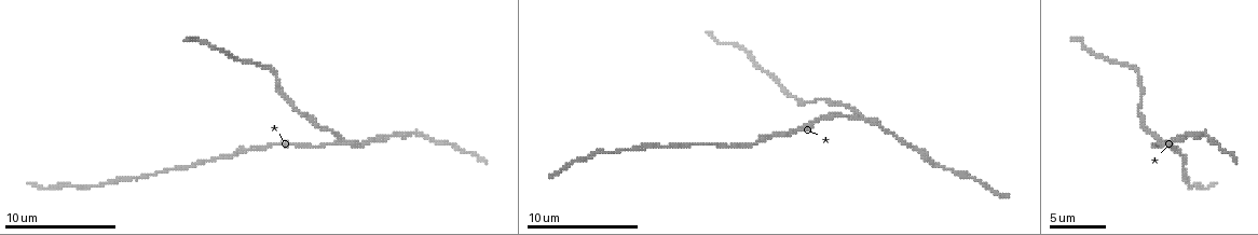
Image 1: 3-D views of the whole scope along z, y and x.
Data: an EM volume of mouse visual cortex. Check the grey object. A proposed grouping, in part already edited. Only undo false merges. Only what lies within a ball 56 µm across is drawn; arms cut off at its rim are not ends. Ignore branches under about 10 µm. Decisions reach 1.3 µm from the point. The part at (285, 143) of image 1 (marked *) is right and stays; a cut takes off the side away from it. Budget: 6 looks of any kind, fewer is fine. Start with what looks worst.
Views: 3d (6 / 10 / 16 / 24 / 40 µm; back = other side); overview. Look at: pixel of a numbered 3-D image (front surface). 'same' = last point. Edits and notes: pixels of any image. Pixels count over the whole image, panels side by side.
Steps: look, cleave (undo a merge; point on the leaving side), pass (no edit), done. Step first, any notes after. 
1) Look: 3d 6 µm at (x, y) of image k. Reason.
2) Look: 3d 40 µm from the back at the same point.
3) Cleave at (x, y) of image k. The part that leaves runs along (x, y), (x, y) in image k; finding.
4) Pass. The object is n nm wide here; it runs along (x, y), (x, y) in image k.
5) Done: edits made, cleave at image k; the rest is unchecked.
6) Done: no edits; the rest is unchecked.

Look: 3d 10 µm at (1154, 137) of image 1. Side arm on a straight run.

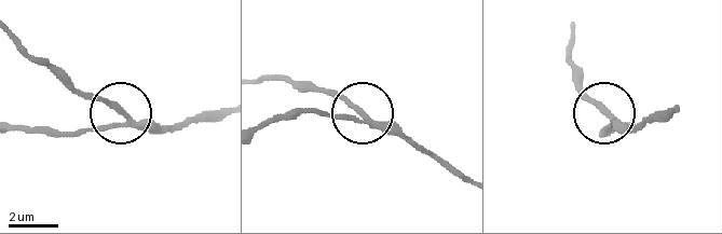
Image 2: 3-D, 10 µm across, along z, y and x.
Pass. The side arm is 17 µm long; it runs along (18, 128), (80, 134), (123, 118), (171, 128) in image 2; continuous, no second cell.

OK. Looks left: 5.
Look: 3d 16 µm at (1187, 133) of image 1. Calibre changes.

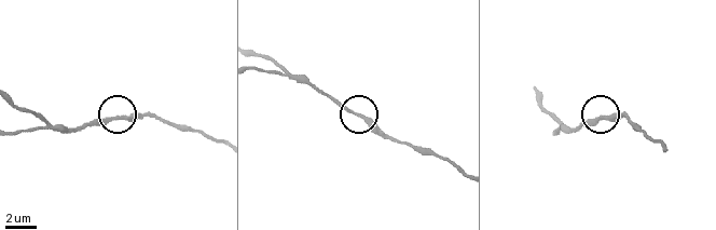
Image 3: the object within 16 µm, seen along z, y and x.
Pass. It runs along (256, 70), (302, 75), (389, 138) in image 3; one cell here.

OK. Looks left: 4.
Look: 3d 10 µm at (300, 112) of image 1. Thick turns thin.

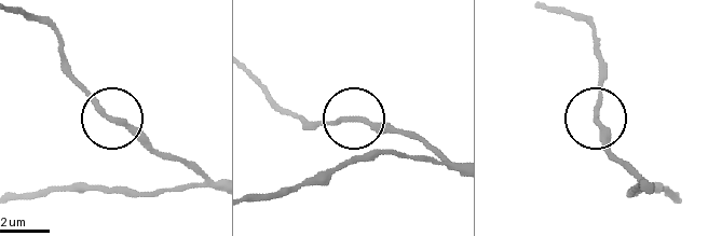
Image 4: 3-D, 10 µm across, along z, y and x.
Look: 3d 6 µm at (596, 120) of image 4. Zoom in.

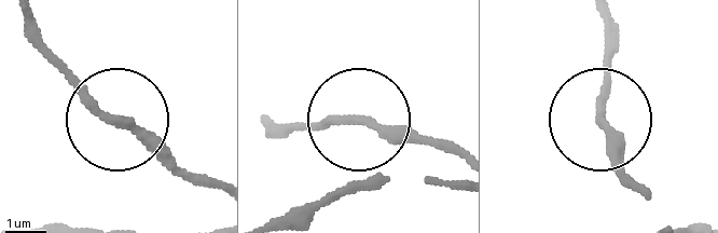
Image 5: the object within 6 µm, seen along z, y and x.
Pass. It runs along (459, 153), (387, 139), (346, 119), (266, 128) in image 5; one cell here.

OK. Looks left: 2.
Done: no edits; the rest is unchecked.

